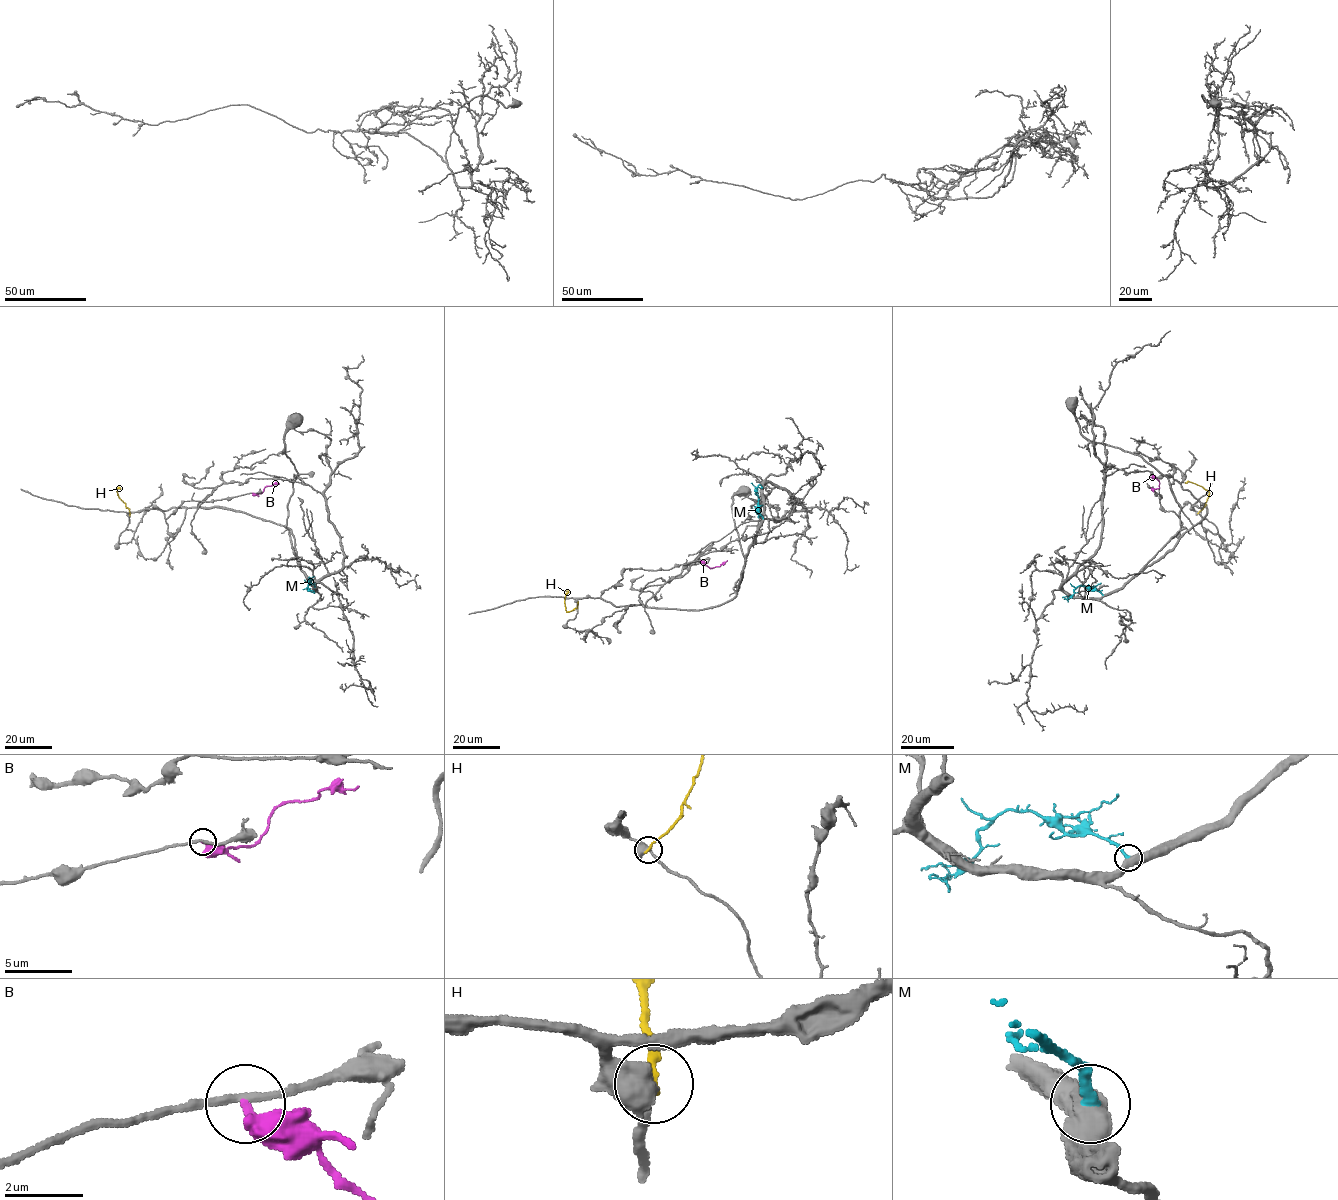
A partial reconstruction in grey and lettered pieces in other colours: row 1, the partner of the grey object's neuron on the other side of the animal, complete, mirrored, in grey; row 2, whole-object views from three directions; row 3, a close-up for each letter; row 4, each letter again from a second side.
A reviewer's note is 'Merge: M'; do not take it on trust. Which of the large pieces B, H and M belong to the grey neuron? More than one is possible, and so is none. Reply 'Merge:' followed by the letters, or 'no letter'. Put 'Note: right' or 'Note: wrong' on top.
Note: wrong
Merge: no letter

